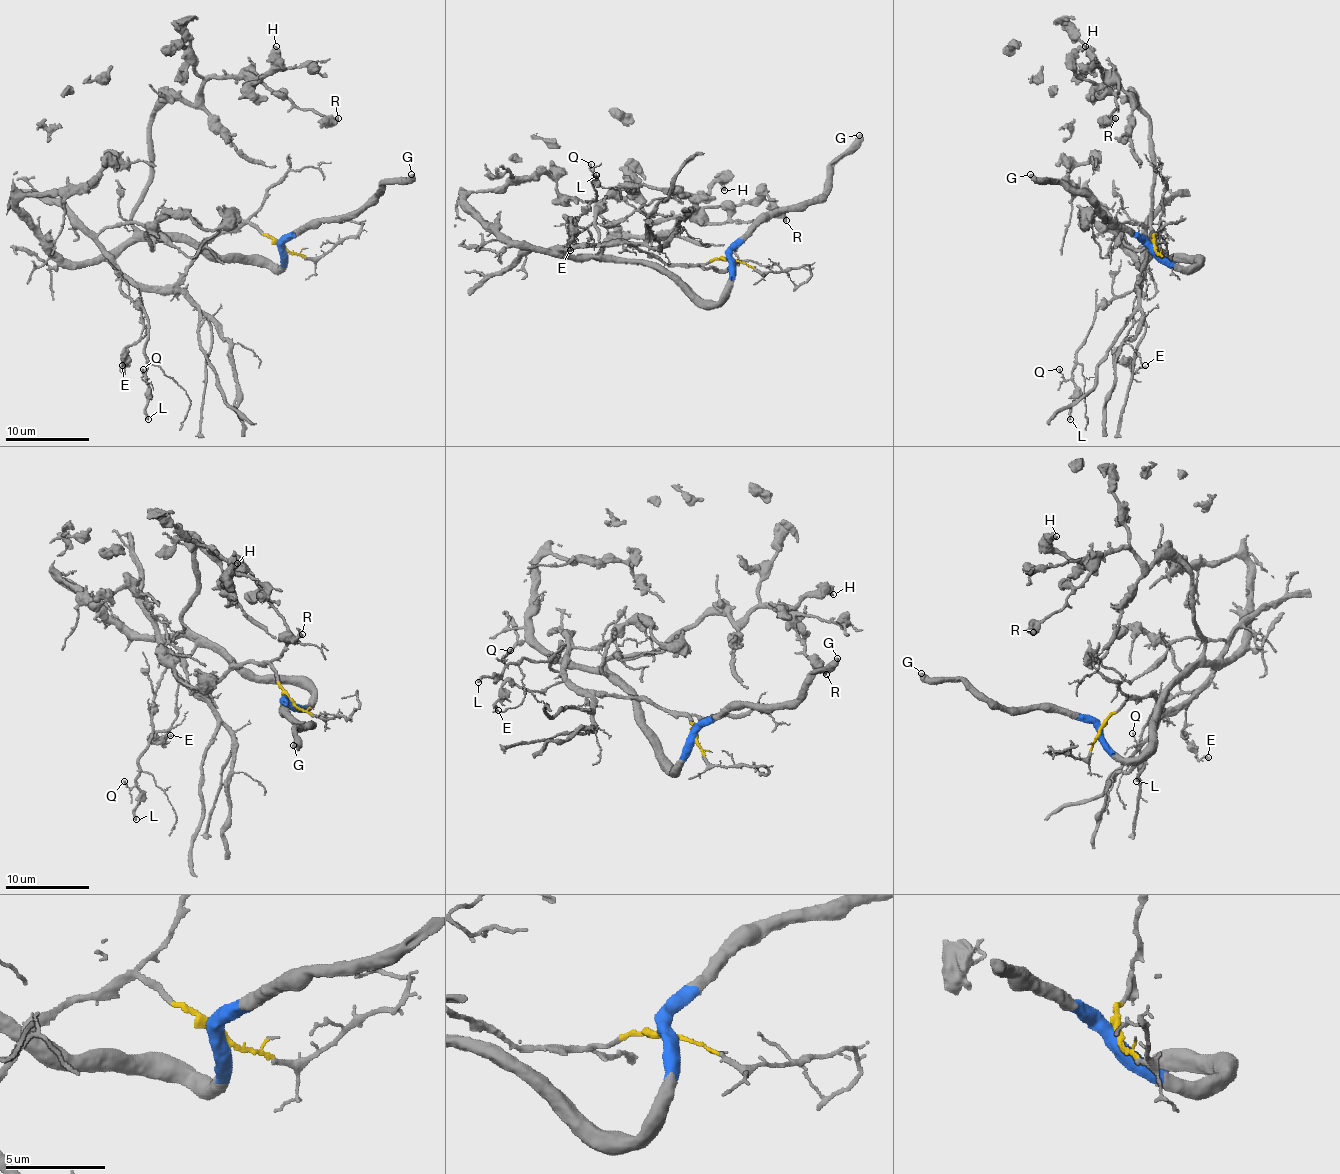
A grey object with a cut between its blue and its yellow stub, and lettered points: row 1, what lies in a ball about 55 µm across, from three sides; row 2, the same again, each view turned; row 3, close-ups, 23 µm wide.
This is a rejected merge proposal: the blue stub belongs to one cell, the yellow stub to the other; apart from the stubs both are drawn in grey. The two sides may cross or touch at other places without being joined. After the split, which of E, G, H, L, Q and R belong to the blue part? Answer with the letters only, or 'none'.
G, H, R

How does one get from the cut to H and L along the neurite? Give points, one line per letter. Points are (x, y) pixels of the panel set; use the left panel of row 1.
H: (284, 247), (280, 266), (248, 264), (133, 224), (149, 119), (212, 77), (261, 79), (275, 46)
L: (284, 247), (248, 224), (235, 224), (217, 235), (175, 283), (120, 283), (145, 312), (147, 420)

